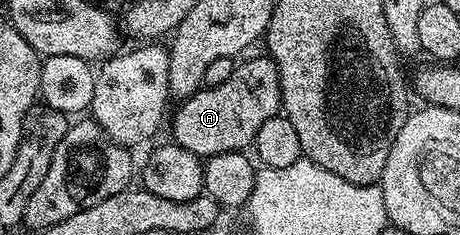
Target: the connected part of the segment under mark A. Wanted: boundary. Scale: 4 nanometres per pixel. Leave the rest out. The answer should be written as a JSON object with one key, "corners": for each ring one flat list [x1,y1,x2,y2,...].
{"corners":[[260,53,256,59,244,58,232,71,232,75,215,86,204,86,194,91,188,99,178,104,175,116,170,116,170,138,181,149,189,149,189,153,200,157,225,153,226,151,243,151,250,148,257,137,257,129,269,121,269,117,280,114,281,96,279,93,279,70,274,59]]}

